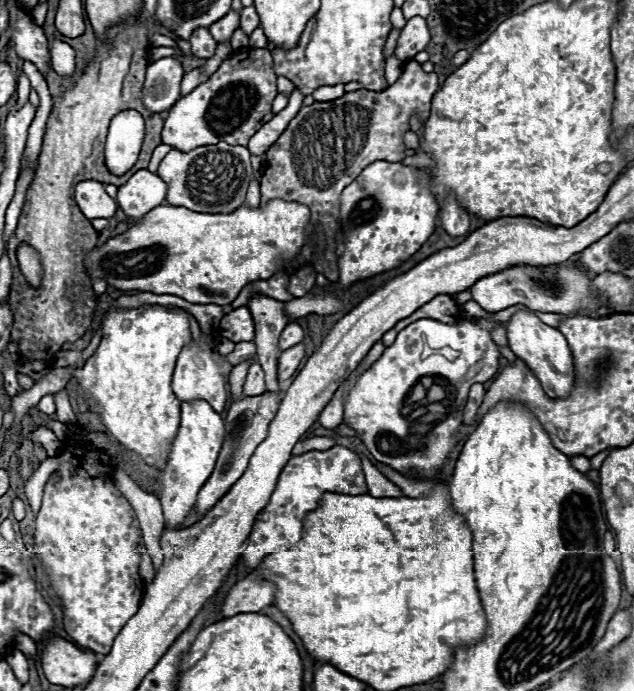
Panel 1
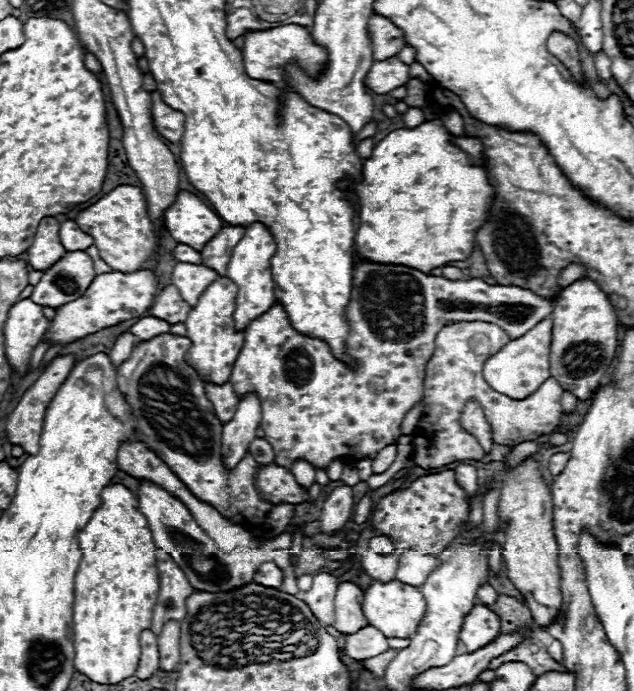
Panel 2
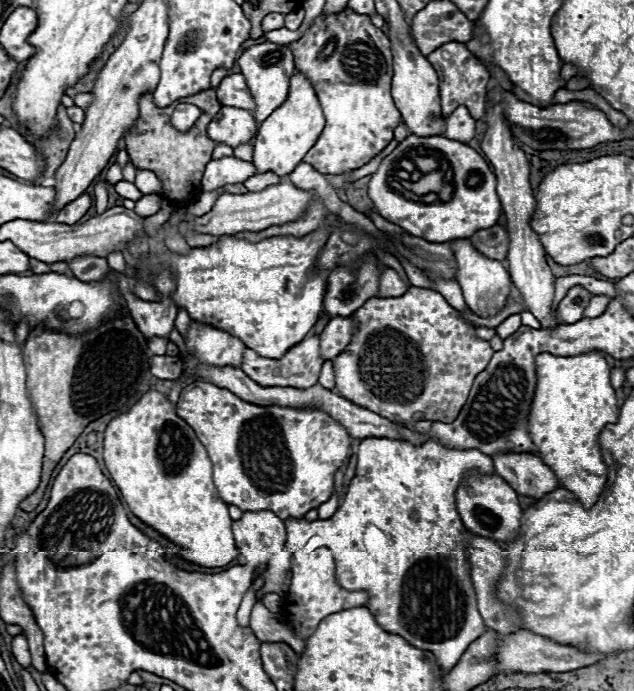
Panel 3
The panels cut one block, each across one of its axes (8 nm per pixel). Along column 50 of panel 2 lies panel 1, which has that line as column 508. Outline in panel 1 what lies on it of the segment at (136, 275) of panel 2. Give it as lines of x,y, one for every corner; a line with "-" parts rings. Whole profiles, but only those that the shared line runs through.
528,310
514,312
512,318
508,320
506,330
508,330
508,346
520,360
528,364
528,368
532,368
532,372
542,382
544,390
556,398
568,396
574,384
574,366
566,338
556,328
546,326
534,312

